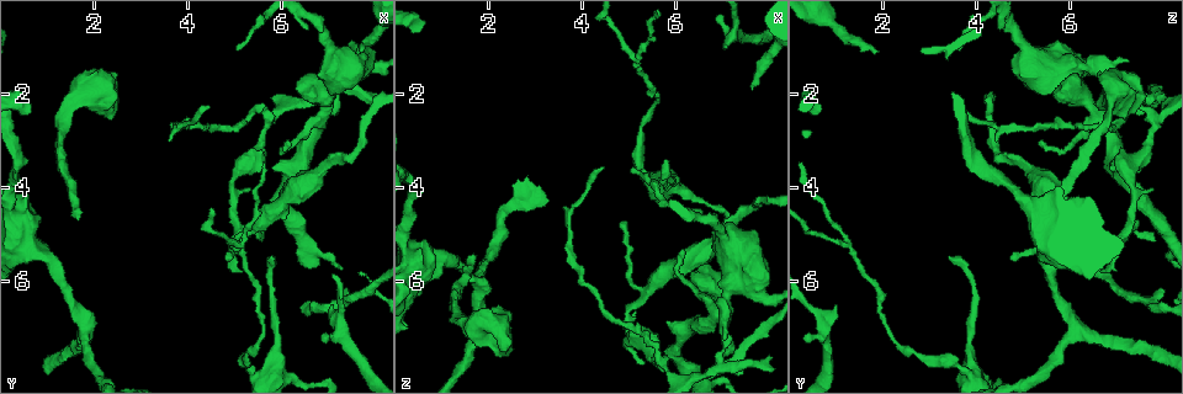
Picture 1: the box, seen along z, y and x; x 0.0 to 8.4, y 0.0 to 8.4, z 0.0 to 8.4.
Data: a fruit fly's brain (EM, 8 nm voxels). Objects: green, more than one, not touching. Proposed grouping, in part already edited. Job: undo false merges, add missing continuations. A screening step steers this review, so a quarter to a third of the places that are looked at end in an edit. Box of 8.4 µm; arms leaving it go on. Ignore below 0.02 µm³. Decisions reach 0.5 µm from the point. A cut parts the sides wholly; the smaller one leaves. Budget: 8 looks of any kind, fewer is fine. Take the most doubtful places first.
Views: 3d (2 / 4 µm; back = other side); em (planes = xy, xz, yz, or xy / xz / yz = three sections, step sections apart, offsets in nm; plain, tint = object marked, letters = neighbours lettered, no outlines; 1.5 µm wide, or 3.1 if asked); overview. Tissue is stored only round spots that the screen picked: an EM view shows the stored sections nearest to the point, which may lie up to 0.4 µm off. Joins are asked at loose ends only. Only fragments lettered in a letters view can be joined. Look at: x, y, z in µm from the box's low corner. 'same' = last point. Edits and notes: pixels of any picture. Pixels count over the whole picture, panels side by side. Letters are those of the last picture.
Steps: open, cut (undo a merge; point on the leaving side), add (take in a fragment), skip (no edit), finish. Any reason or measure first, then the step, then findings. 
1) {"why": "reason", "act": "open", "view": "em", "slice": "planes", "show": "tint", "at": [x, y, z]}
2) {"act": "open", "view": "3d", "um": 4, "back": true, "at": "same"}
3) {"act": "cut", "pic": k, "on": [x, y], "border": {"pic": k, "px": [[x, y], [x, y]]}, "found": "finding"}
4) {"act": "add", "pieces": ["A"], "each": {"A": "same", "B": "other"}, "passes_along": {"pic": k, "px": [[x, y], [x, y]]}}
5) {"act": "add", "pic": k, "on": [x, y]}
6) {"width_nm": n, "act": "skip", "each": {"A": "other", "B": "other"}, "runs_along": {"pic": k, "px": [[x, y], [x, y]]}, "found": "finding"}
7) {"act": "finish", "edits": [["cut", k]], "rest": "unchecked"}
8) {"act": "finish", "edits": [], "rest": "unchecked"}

{"why": "long arm stops here", "act": "open", "view": "3d", "um": 4, "at": [7.65, 1.15, 1.90]}

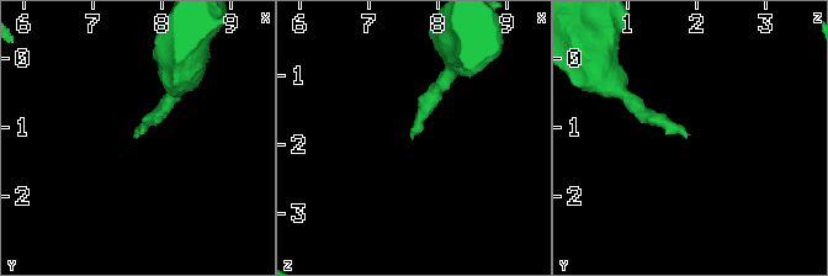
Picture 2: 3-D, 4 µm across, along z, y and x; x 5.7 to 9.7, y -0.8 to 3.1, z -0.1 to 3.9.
{"why": "shape alone is not enough", "act": "open", "view": "em", "slice": "xz", "step": 8, "show": "letters", "at": [7.60, 1.15, 1.90]}

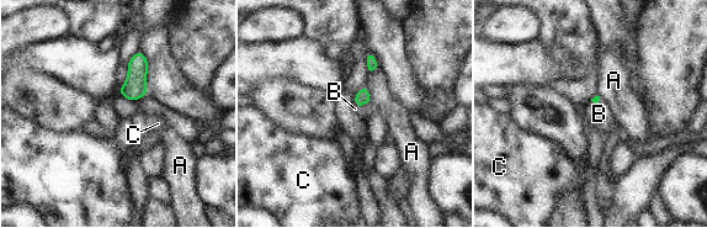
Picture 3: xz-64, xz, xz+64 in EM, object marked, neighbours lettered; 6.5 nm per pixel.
{"act": "add", "pieces": ["B"], "each": {"A": "other", "B": "same", "C": "other"}, "passes_along": {"pic": 3, "px": [[362, 96], [355, 102], [355, 109]]}, "found": "it goes on there"}

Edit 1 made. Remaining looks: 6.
{"why": "free end", "act": "open", "view": "3d", "um": 4, "at": [1.65, 4.65, 5.55]}

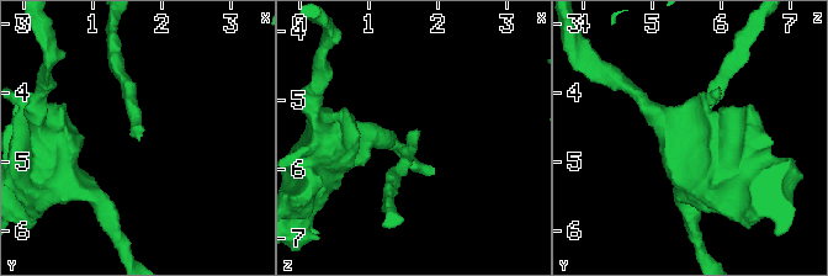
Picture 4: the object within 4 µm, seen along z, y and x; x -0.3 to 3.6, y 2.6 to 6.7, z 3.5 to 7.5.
{"act": "open", "view": "em", "slice": "xz", "step": 8, "show": "letters", "at": [1.65, 4.70, 5.50]}

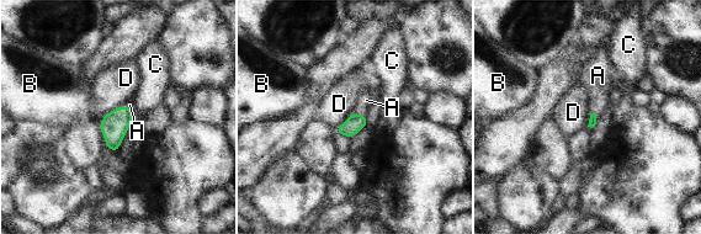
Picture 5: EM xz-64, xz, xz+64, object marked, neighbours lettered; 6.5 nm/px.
{"act": "open", "view": "em", "slice": "planes", "show": "letters", "at": "same"}

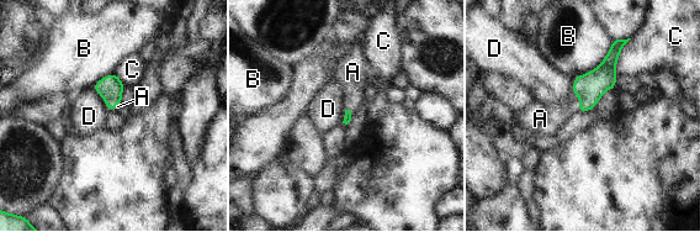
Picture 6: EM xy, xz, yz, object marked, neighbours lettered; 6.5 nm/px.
{"act": "add", "pieces": ["A"], "each": {"A": "same", "B": "other", "C": "other", "D": "other"}, "passes_along": {"pic": 6, "px": [[590, 86], [579, 104], [545, 120]]}, "found": "it goes on there"}

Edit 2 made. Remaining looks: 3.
{"act": "open", "view": "overview"}

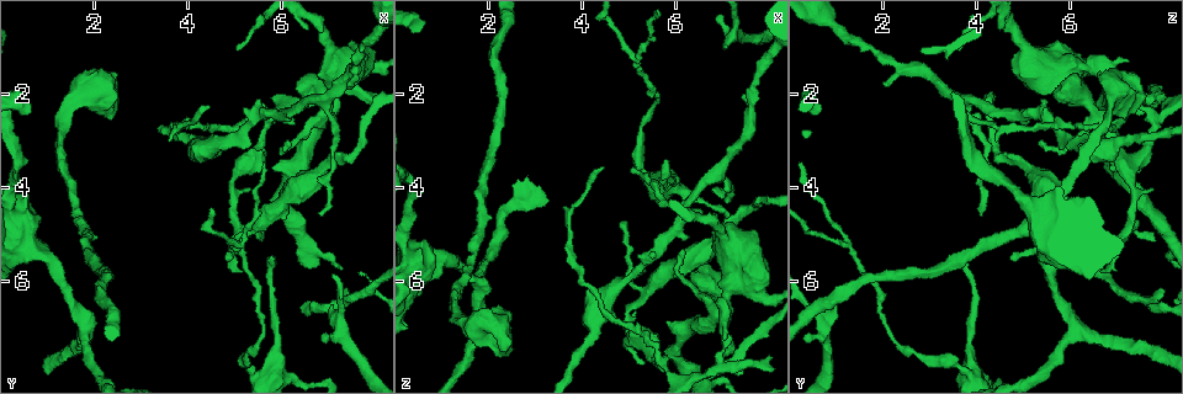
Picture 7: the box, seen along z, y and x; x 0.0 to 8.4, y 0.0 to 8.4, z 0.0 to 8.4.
{"why": "an open end", "act": "open", "view": "em", "slice": "xy", "step": 4, "show": "tint", "at": [7.05, 6.45, 1.05]}

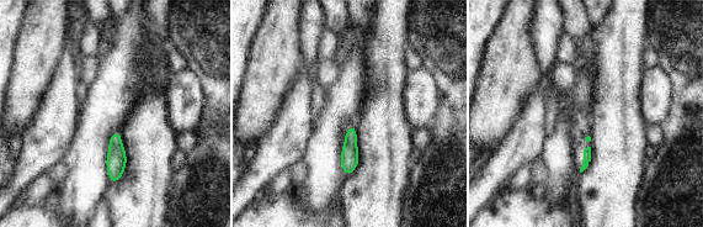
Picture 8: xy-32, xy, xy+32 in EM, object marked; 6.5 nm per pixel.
{"act": "open", "view": "em", "slice": "planes", "show": "letters", "at": "same"}

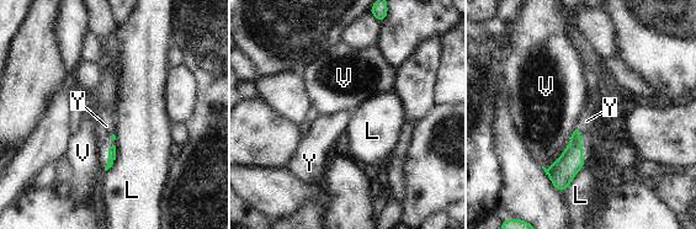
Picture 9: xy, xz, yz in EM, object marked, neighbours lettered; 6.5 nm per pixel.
{"act": "add", "pieces": ["Y"], "each": {"L": "other", "V": "other", "Y": "same"}, "found": "the cell continues"}

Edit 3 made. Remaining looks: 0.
{"act": "finish", "edits": [["add", 3], ["add", 6], ["add", 9]], "rest": "unchecked"}

